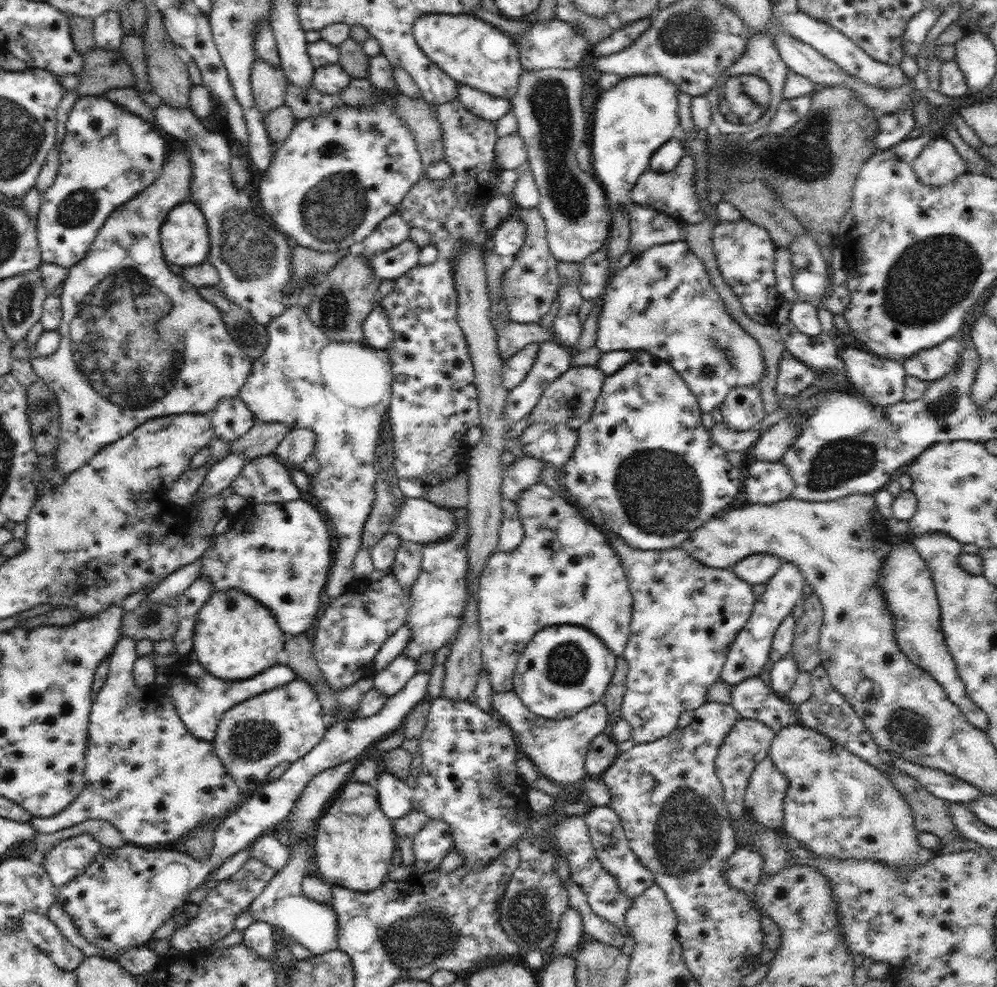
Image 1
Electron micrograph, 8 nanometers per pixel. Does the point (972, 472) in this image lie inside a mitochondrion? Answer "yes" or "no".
no

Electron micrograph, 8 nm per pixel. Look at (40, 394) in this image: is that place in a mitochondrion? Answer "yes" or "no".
no

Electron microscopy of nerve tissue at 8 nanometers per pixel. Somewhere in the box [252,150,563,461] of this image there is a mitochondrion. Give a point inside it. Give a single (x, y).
(335, 207)

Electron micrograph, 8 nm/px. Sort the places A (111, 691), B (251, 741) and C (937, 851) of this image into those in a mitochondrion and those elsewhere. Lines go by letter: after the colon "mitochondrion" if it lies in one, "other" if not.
A: other
B: mitochondrion
C: other

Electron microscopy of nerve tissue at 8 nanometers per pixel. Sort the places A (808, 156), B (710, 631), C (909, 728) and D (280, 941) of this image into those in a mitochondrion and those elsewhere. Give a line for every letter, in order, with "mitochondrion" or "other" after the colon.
A: mitochondrion
B: other
C: mitochondrion
D: other

